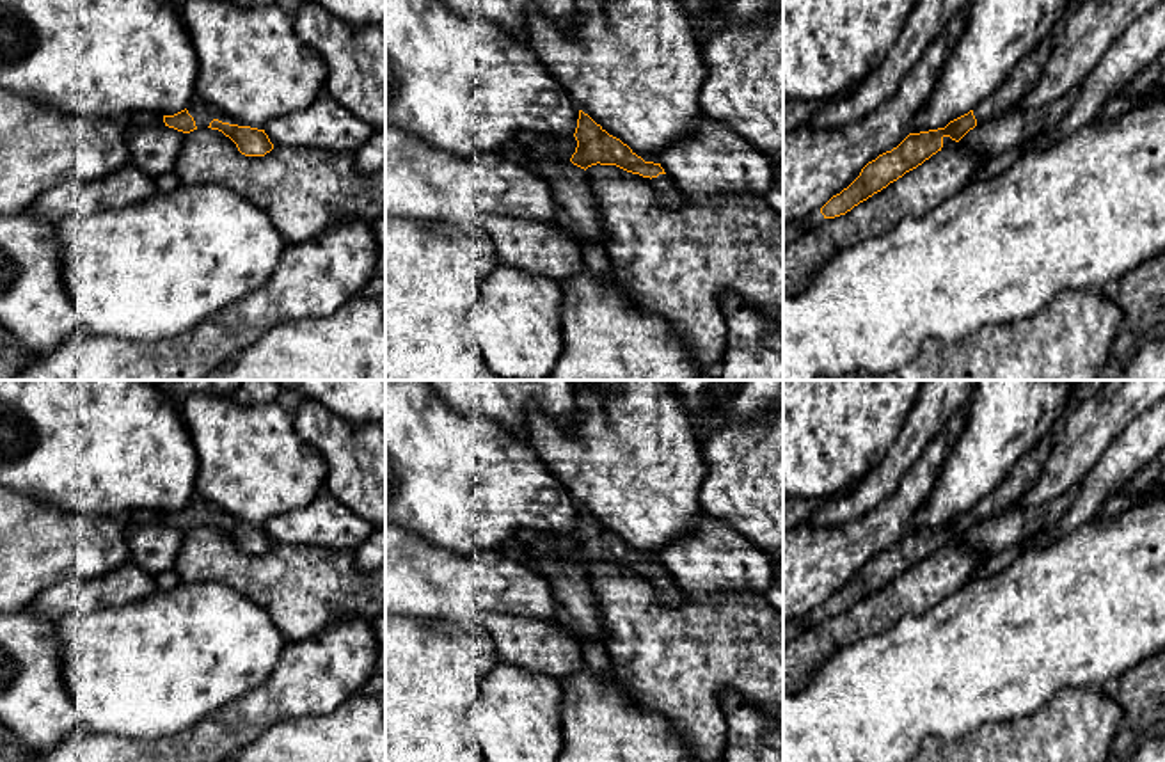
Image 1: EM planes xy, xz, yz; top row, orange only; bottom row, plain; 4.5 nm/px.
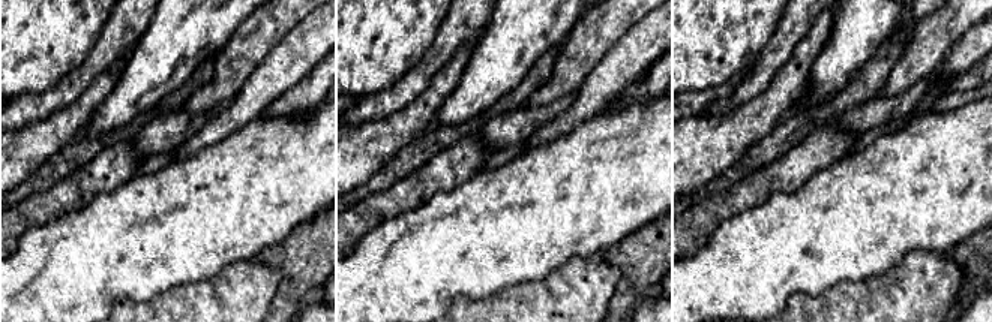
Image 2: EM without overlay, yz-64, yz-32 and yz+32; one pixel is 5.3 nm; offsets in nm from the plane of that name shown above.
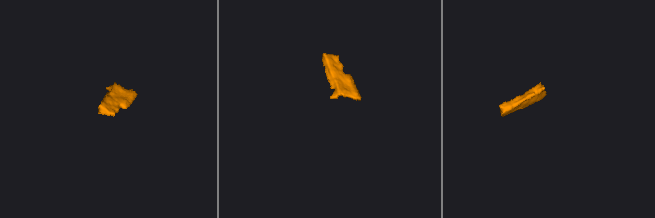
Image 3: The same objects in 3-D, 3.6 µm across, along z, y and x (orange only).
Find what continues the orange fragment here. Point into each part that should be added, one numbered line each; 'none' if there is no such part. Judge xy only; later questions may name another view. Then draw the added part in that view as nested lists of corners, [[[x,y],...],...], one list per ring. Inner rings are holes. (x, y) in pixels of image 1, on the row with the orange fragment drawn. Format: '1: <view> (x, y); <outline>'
1: xy (203, 112); [[[197,94],[188,103],[186,110],[194,117],[197,128],[208,128],[213,119],[242,126],[231,115],[227,115],[220,108],[213,107],[206,99],[199,98]]]

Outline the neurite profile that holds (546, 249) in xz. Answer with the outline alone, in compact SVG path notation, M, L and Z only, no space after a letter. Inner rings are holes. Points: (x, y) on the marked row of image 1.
M483 215L479 226L494 243L499 266L517 266L558 286L586 266L579 242L558 220Z

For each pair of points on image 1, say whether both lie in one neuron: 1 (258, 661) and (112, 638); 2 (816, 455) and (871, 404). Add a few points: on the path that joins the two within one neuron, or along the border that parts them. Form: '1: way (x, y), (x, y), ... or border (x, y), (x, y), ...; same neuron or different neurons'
1: way (222, 652), (148, 652); same neuron
2: way (830, 441), (856, 414); same neuron

